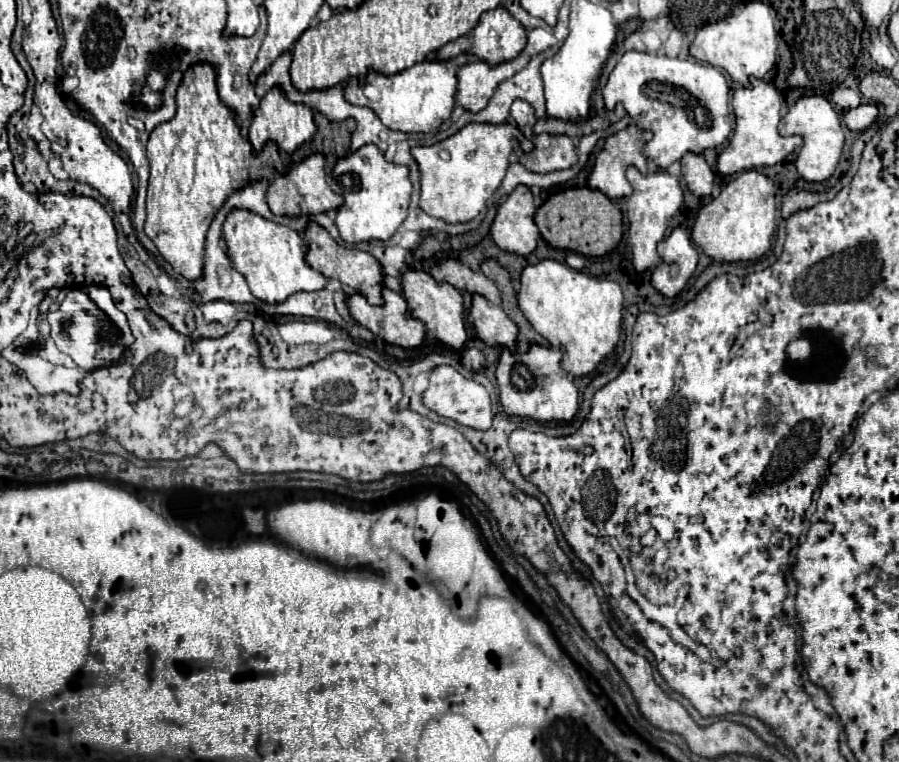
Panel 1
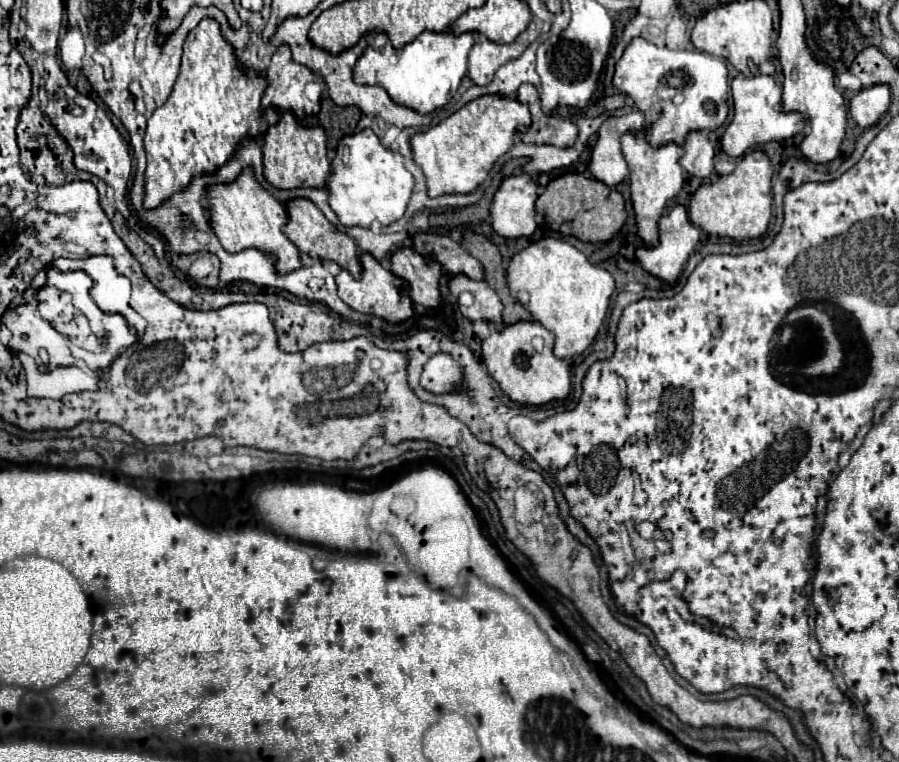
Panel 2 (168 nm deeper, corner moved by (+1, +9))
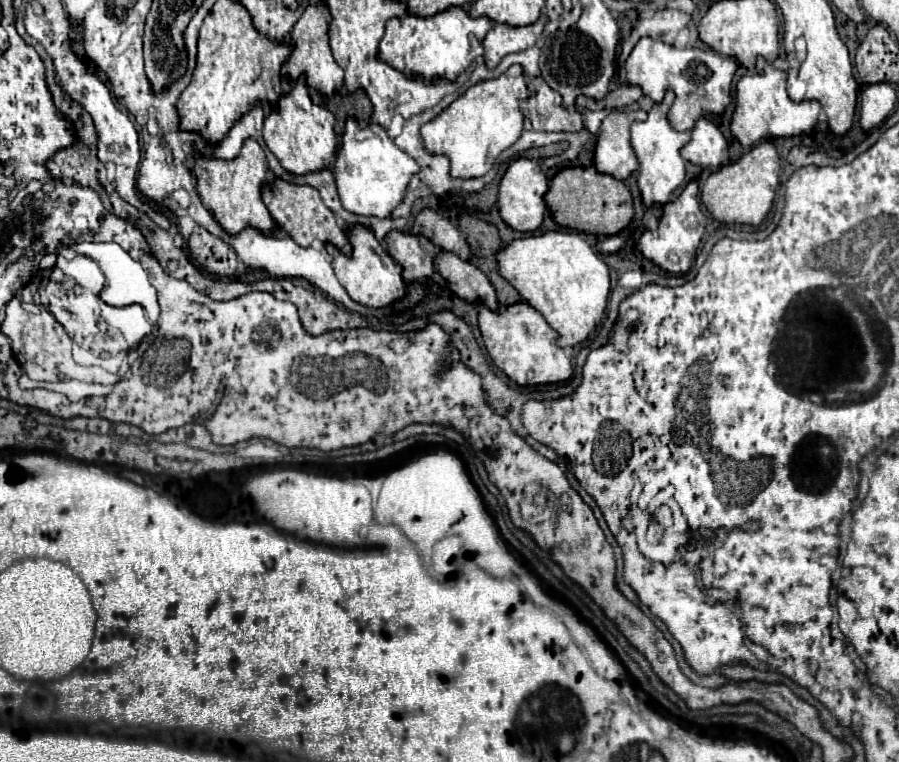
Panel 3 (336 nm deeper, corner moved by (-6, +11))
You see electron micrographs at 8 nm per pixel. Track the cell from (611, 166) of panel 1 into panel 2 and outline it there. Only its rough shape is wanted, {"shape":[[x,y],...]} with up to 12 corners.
{"shape":[[643,112],[609,116],[589,172],[607,186],[629,174],[621,136],[645,126]]}

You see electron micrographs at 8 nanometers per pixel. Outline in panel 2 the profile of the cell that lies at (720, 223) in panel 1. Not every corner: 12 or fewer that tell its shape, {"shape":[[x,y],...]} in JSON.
{"shape":[[747,152],[699,186],[689,218],[707,234],[761,236],[773,168]]}

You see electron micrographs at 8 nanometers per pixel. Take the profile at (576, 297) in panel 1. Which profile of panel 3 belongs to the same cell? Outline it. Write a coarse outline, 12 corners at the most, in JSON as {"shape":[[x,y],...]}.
{"shape":[[576,231],[520,238],[498,272],[558,332],[602,320],[608,266]]}

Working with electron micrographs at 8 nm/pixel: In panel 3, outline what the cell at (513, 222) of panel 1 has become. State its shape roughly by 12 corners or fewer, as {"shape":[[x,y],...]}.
{"shape":[[514,160],[500,182],[502,220],[532,232],[548,190],[536,160]]}

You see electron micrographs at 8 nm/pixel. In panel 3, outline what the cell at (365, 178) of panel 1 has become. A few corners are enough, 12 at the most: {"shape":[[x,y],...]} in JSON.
{"shape":[[370,124],[346,132],[334,160],[340,202],[390,218],[420,166]]}

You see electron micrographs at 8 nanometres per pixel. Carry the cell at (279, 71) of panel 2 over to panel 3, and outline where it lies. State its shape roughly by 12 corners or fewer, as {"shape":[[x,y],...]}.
{"shape":[[308,6],[292,28],[282,78],[332,96],[344,80],[328,36],[330,12]]}

